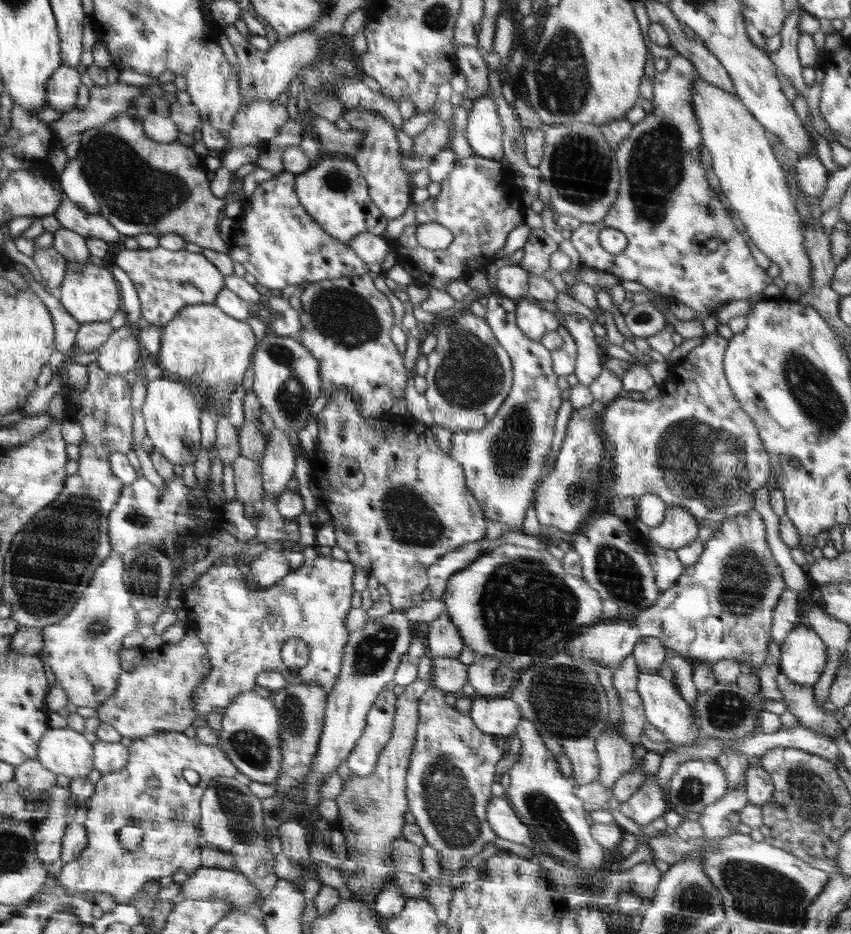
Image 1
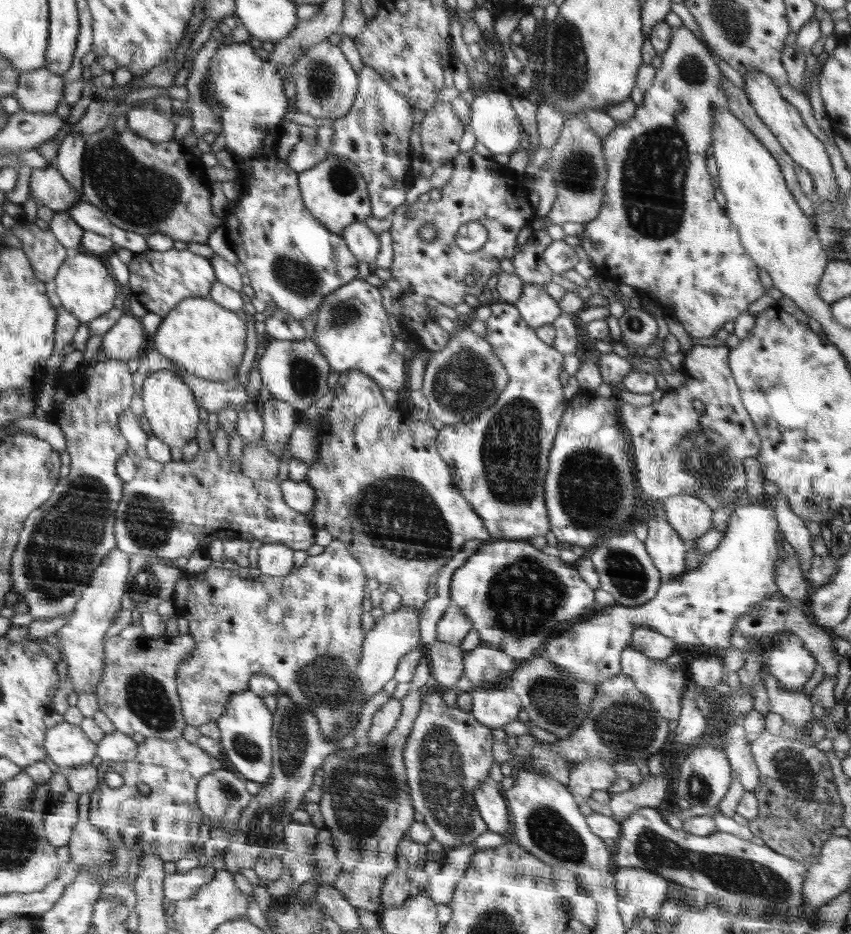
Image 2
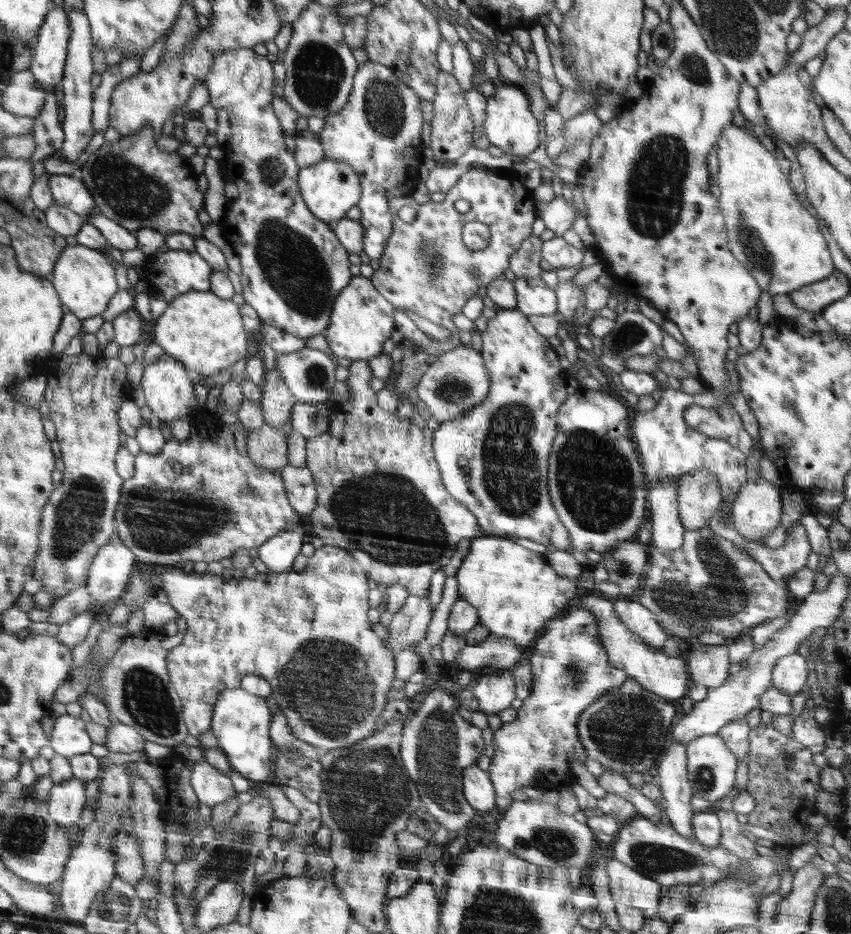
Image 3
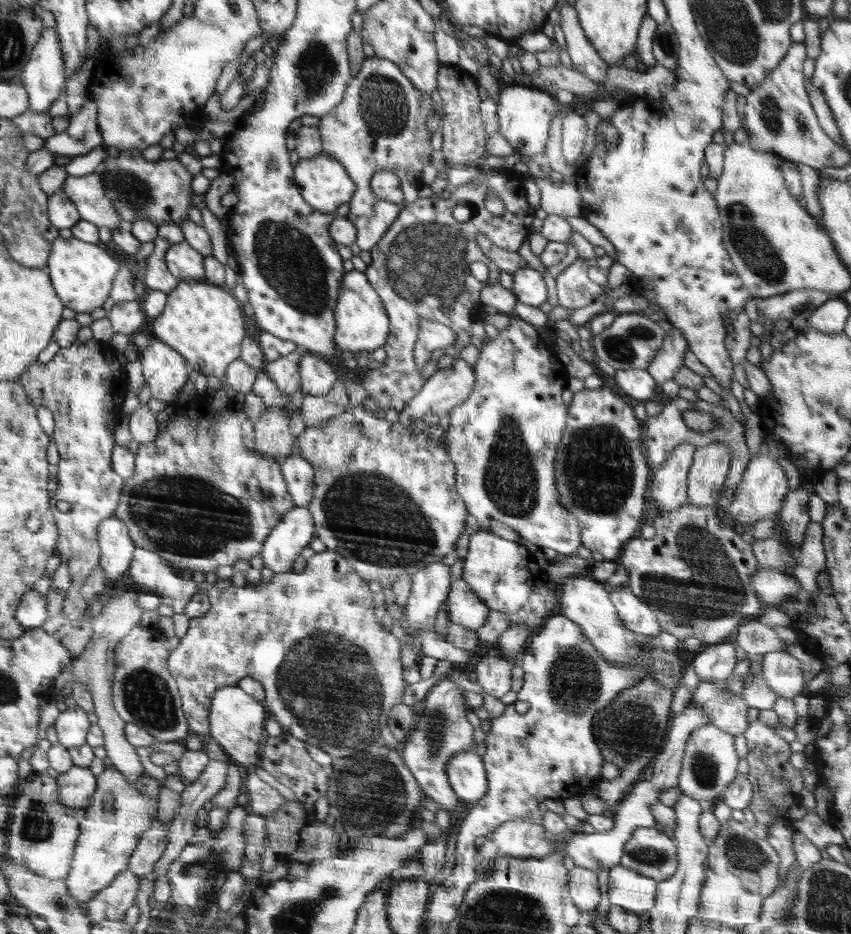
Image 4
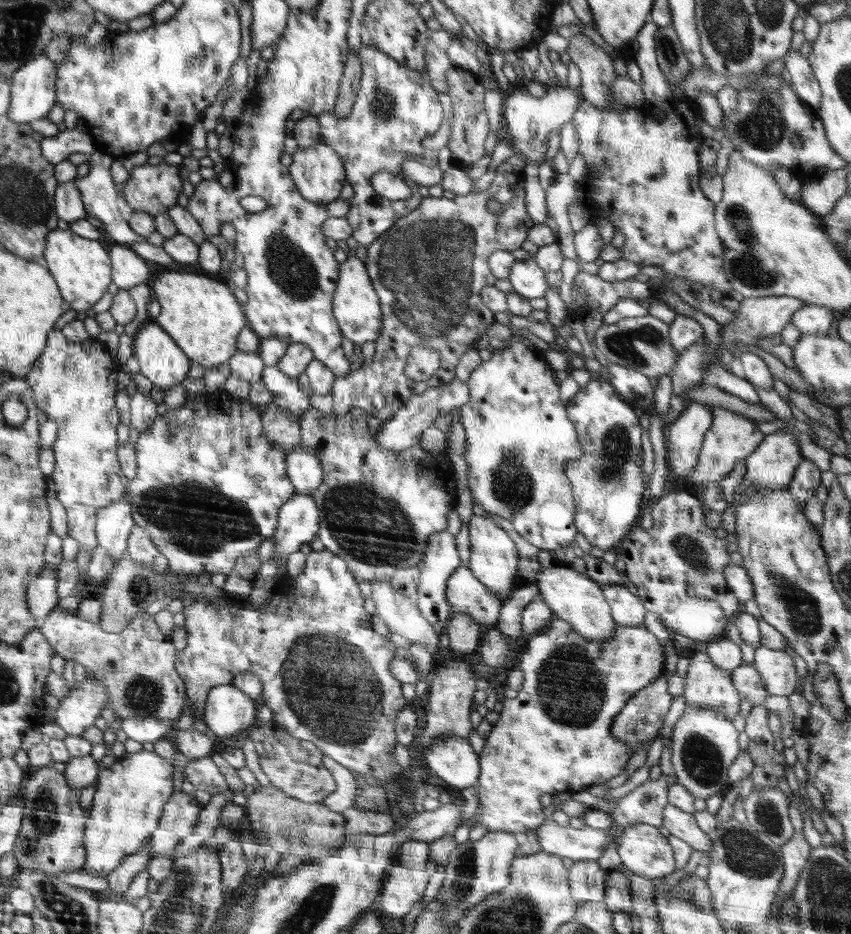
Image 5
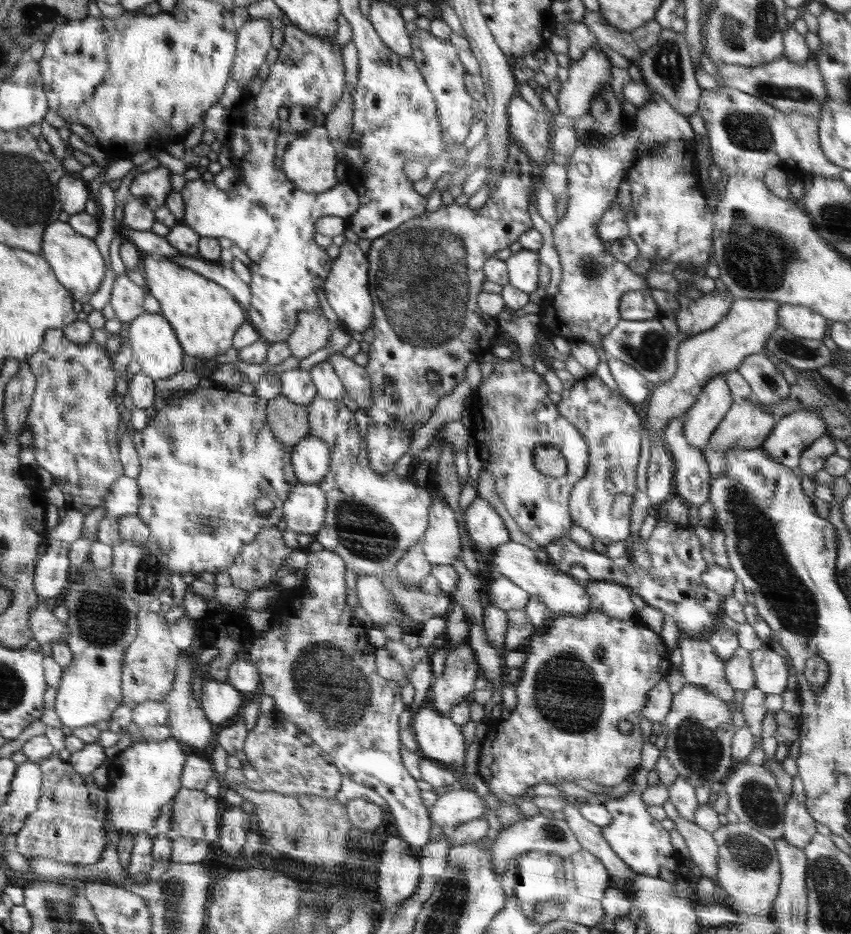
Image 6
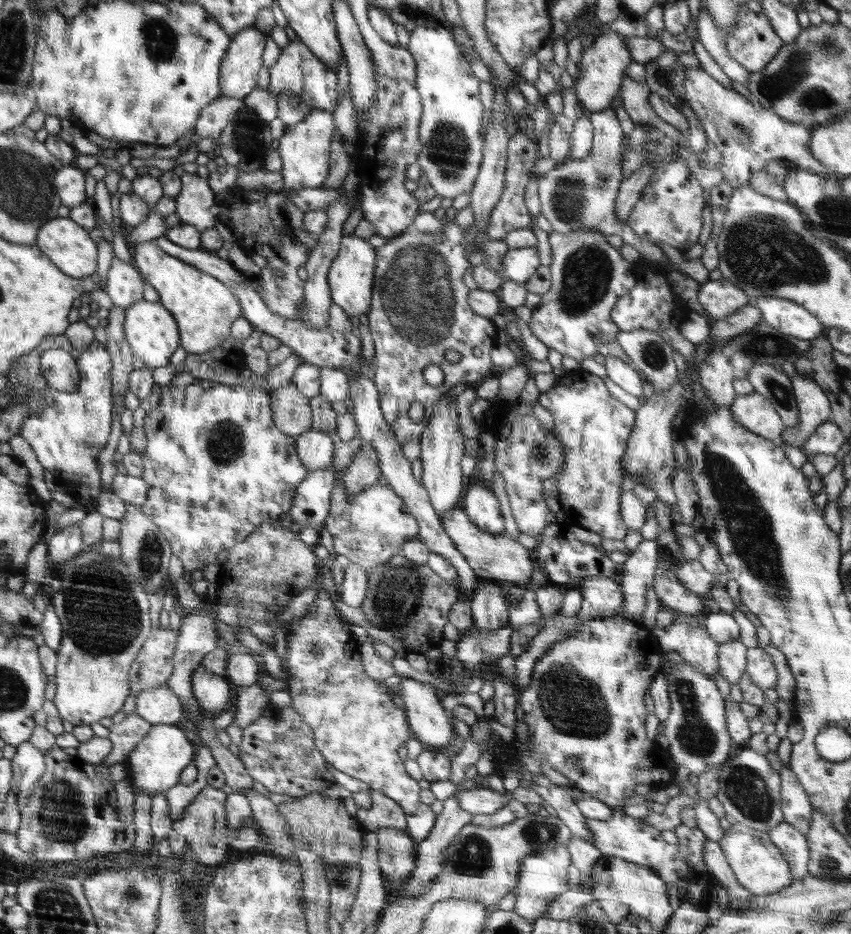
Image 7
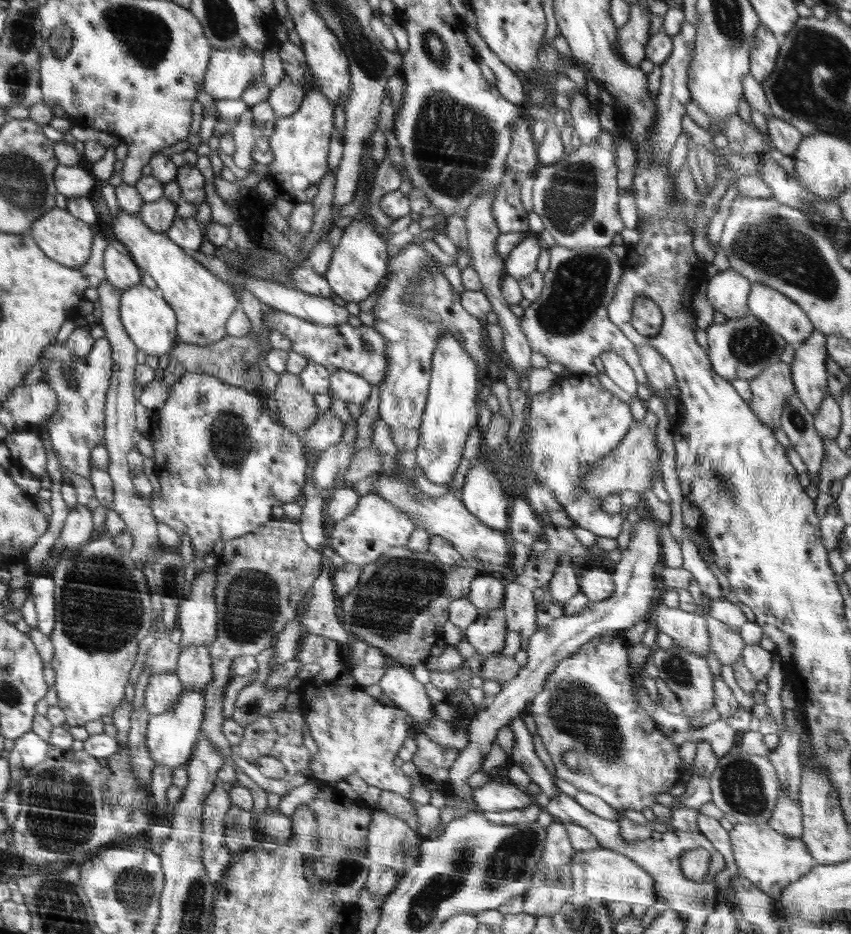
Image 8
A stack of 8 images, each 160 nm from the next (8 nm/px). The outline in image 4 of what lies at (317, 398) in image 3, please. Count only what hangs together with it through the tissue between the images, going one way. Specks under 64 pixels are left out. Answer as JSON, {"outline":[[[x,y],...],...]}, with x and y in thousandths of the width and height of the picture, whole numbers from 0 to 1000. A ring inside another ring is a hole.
{"outline":[[[356,376],[351,397],[354,415],[361,423],[381,424],[397,407],[392,393],[367,377]]]}

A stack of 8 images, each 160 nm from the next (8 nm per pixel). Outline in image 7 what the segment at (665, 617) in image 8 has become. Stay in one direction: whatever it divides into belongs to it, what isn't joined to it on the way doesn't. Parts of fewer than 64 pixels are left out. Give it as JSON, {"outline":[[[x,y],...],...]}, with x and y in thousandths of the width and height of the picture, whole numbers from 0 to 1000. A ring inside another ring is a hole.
{"outline":[[[796,657],[787,670],[771,670],[767,678],[780,698],[793,696],[804,708],[814,711],[839,728],[845,715],[845,690],[834,683],[826,661]]]}

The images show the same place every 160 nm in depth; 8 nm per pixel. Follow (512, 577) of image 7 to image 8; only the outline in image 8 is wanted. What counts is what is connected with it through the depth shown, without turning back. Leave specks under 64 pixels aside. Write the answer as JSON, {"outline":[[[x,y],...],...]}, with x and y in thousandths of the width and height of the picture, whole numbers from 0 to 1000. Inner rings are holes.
{"outline":[[[445,506],[443,518],[444,522],[439,525],[441,530],[468,543],[489,565],[502,567],[506,573],[521,574],[522,577],[528,578],[543,594],[545,602],[552,608],[562,610],[562,617],[586,616],[591,619],[592,609],[596,606],[602,608],[602,593],[597,592],[597,582],[595,581],[592,569],[566,561],[548,546],[536,528],[525,528],[515,531],[515,533],[505,533],[494,524],[489,529],[489,525],[477,520],[477,517],[470,516],[465,512],[456,512],[449,506]]]}

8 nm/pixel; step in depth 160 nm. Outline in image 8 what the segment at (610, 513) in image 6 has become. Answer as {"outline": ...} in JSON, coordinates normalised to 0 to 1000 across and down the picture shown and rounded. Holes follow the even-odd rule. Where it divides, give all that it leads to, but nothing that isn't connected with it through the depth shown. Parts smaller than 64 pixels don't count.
{"outline":[[[686,399],[655,405],[644,418],[629,422],[622,427],[619,472],[616,476],[616,480],[623,483],[620,504],[630,507],[633,517],[651,527],[653,535],[663,543],[665,550],[675,562],[693,567],[693,570],[698,570],[703,574],[725,576],[731,570],[731,558],[733,556],[730,550],[709,548],[709,535],[703,534],[703,532],[700,534],[693,532],[682,521],[682,517],[684,517],[684,512],[693,505],[693,501],[703,493],[707,493],[710,488],[717,486],[719,482],[723,482],[729,476],[745,452],[739,433],[731,430],[716,418],[712,418],[702,404]]]}

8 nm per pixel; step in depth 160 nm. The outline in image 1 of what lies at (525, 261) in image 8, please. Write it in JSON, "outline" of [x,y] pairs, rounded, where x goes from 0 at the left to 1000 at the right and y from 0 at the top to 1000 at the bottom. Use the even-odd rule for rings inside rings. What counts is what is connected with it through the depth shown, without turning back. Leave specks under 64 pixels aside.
{"outline":[[[610,320],[606,327],[606,347],[625,364],[635,366],[643,355],[653,354],[660,347],[655,336],[642,333],[623,320]]]}

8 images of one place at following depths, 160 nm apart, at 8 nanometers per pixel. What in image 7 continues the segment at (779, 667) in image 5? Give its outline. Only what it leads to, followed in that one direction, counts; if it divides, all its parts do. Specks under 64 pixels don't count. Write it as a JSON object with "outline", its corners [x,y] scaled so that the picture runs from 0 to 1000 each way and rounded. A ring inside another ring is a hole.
{"outline":[[[878,694],[878,712],[875,719],[884,730],[895,739],[910,738],[913,728],[907,703],[897,694]]]}

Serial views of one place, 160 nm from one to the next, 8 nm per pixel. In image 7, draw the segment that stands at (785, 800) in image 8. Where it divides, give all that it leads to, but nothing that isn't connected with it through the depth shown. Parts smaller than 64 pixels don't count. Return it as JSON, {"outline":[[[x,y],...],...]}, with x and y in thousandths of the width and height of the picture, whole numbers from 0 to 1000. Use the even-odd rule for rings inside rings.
{"outline":[[[917,879],[904,891],[905,899],[917,909],[929,929],[932,944],[942,942],[951,936],[951,906],[947,896],[926,880]]]}

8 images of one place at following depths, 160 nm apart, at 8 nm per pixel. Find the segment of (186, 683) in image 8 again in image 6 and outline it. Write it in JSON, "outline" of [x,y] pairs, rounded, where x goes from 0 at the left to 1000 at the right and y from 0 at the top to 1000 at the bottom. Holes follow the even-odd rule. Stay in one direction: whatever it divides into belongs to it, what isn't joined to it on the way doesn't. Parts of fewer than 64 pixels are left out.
{"outline":[[[243,726],[239,729],[236,758],[253,779],[256,781],[277,772],[284,764],[286,753],[282,740],[270,731]]]}

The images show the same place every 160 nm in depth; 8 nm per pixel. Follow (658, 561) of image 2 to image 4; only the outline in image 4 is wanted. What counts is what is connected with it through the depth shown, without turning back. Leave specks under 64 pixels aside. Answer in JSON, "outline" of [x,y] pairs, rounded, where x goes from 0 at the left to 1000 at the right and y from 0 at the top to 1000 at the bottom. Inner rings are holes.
{"outline":[[[811,473],[797,475],[778,501],[766,505],[764,529],[773,548],[792,548],[807,539],[808,505],[817,482]]]}

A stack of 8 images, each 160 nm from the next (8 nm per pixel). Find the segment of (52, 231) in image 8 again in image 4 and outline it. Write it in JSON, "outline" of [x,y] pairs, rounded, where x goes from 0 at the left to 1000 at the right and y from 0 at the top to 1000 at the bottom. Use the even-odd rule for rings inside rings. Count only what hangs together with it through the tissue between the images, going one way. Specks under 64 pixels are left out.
{"outline":[[[89,255],[63,257],[54,286],[58,296],[62,297],[68,317],[75,322],[78,330],[83,330],[89,335],[107,335],[127,321],[129,306],[139,289],[141,289],[139,278],[125,272],[125,268]]]}

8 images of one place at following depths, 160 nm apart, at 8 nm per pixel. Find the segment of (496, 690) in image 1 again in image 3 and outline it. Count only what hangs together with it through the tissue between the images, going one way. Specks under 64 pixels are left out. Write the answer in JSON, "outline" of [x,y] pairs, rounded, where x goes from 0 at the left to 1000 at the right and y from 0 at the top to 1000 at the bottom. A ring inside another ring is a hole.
{"outline":[[[573,680],[561,691],[548,691],[536,701],[535,710],[541,715],[556,719],[562,717],[598,716],[602,717],[616,707],[617,700],[597,683],[583,680]]]}

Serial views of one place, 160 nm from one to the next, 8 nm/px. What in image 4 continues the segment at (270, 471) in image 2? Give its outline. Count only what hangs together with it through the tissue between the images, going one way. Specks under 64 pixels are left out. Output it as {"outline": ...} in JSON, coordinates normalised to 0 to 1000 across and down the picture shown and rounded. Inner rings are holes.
{"outline":[[[315,437],[298,454],[301,484],[323,494],[347,486],[347,468],[341,465],[340,454],[340,446],[333,438]]]}

